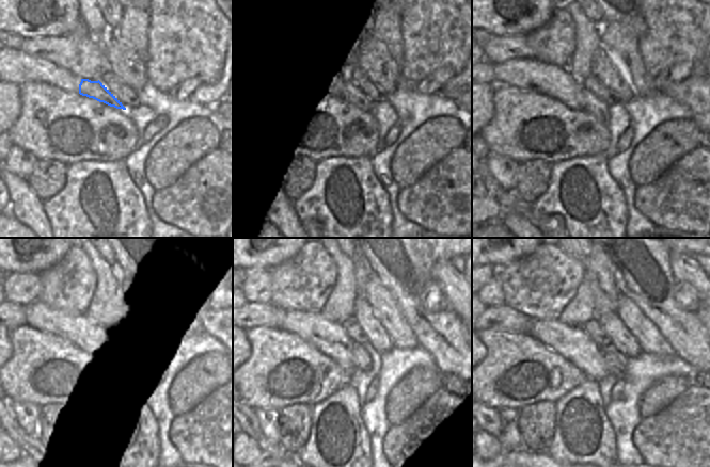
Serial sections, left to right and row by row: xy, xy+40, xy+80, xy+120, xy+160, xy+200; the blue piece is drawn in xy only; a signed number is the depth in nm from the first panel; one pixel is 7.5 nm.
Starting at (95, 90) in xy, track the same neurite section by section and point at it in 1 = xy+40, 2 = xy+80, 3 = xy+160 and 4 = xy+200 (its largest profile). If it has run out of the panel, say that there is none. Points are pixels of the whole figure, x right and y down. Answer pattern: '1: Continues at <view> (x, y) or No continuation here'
1: Continues at xy+40 (341, 94)
2: Continues at xy+80 (597, 108)
3: Continues at xy+160 (362, 358)
4: Continues at xy+200 (614, 366).

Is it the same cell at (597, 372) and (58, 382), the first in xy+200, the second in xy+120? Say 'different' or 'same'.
different

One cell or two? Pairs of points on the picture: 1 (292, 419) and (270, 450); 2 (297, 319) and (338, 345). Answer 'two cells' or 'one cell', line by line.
1: two cells
2: one cell

